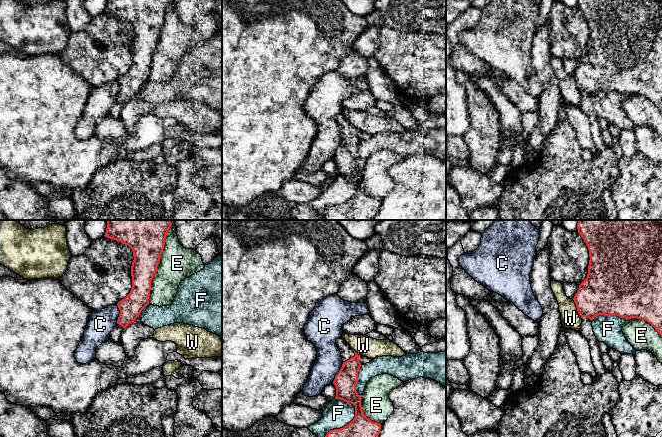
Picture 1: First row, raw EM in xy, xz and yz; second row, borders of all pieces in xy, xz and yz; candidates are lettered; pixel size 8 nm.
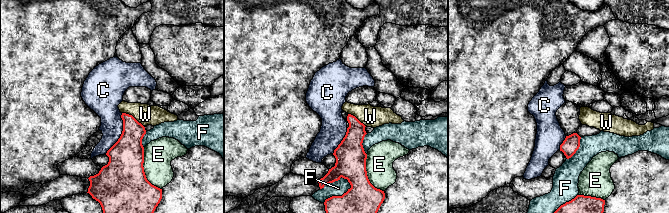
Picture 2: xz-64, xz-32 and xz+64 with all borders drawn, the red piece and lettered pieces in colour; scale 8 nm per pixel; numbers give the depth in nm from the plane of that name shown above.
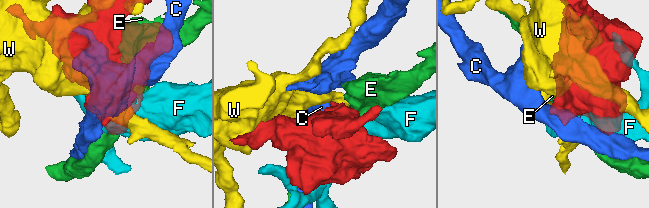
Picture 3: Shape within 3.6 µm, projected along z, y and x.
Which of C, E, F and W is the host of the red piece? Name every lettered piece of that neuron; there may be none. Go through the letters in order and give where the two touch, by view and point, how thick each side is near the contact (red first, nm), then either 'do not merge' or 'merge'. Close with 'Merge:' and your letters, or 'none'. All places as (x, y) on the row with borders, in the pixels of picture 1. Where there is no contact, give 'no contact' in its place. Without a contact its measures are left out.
C: contact xz (338, 372); calibres 180 and 220 nm; do not merge
E: contact xy (158, 262); calibres 320 and 280 nm; do not merge
F: contact xz (347, 424); calibres 170 and 220 nm; do not merge
W: contact yz (577, 309); calibres 360 and 150 nm; do not merge
Merge: none

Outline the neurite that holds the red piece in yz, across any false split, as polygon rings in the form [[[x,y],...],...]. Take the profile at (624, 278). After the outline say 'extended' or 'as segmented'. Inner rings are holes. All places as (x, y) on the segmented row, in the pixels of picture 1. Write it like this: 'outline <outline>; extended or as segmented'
outline [[[578,220],[577,229],[578,233],[581,235],[581,237],[583,238],[584,242],[588,247],[589,257],[590,257],[587,277],[579,285],[579,289],[573,298],[577,307],[577,311],[581,316],[581,318],[587,317],[592,321],[598,315],[604,315],[604,316],[616,315],[625,319],[631,319],[631,318],[642,319],[650,323],[662,337],[662,220]]]; as segmented

